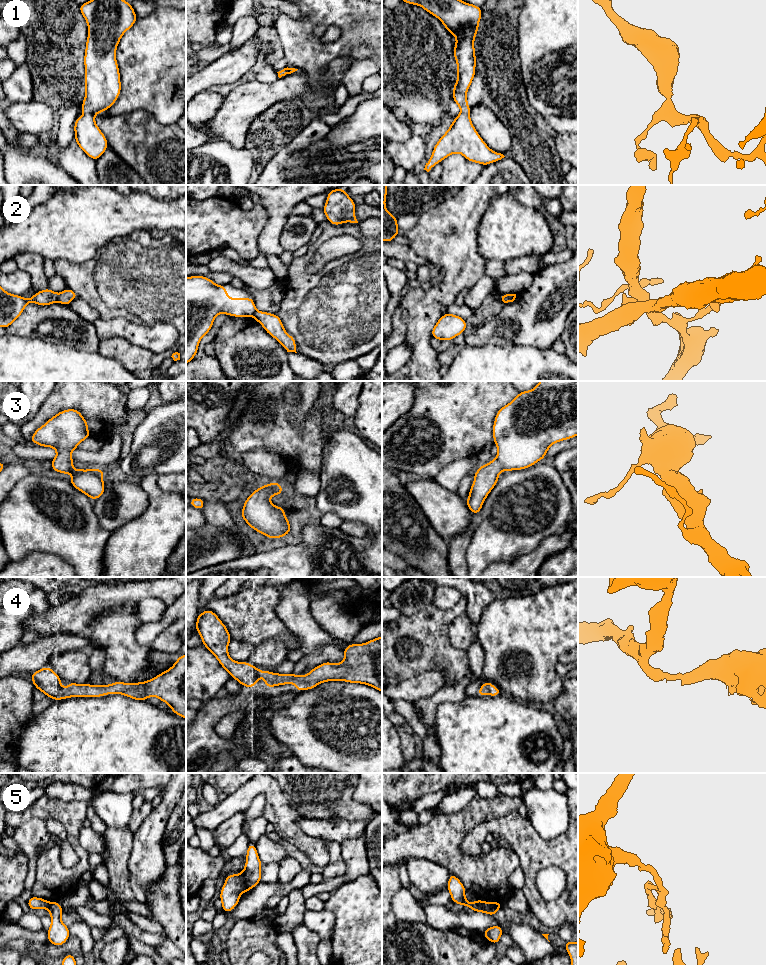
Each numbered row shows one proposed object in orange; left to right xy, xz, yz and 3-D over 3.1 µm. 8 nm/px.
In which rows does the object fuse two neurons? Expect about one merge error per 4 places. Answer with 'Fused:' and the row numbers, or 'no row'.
Fused: 2, 5

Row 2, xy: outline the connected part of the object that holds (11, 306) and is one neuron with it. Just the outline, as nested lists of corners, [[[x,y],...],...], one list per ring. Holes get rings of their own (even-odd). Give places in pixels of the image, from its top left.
[[[0,286],[0,327],[8,328],[23,313],[28,303],[34,302],[40,306],[47,306],[58,302],[58,297],[58,293],[47,288],[25,299],[22,296],[7,293]]]

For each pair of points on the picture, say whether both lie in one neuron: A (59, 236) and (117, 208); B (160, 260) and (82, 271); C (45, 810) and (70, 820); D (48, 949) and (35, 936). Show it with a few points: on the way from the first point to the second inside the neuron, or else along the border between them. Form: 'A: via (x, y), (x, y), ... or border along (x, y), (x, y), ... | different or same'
A: via (73, 226), (94, 215), (103, 214) | same
B: via (157, 295), (157, 308), (146, 319), (101, 306) | same
C: via (51, 810), (60, 810), (64, 814) | same
D: border along (32, 941), (47, 942) | different

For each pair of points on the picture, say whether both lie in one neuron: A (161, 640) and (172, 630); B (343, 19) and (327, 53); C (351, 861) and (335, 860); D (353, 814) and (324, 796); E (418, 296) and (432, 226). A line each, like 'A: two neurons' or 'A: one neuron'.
A: one neuron
B: one neuron
C: two neurons
D: one neuron
E: one neuron

